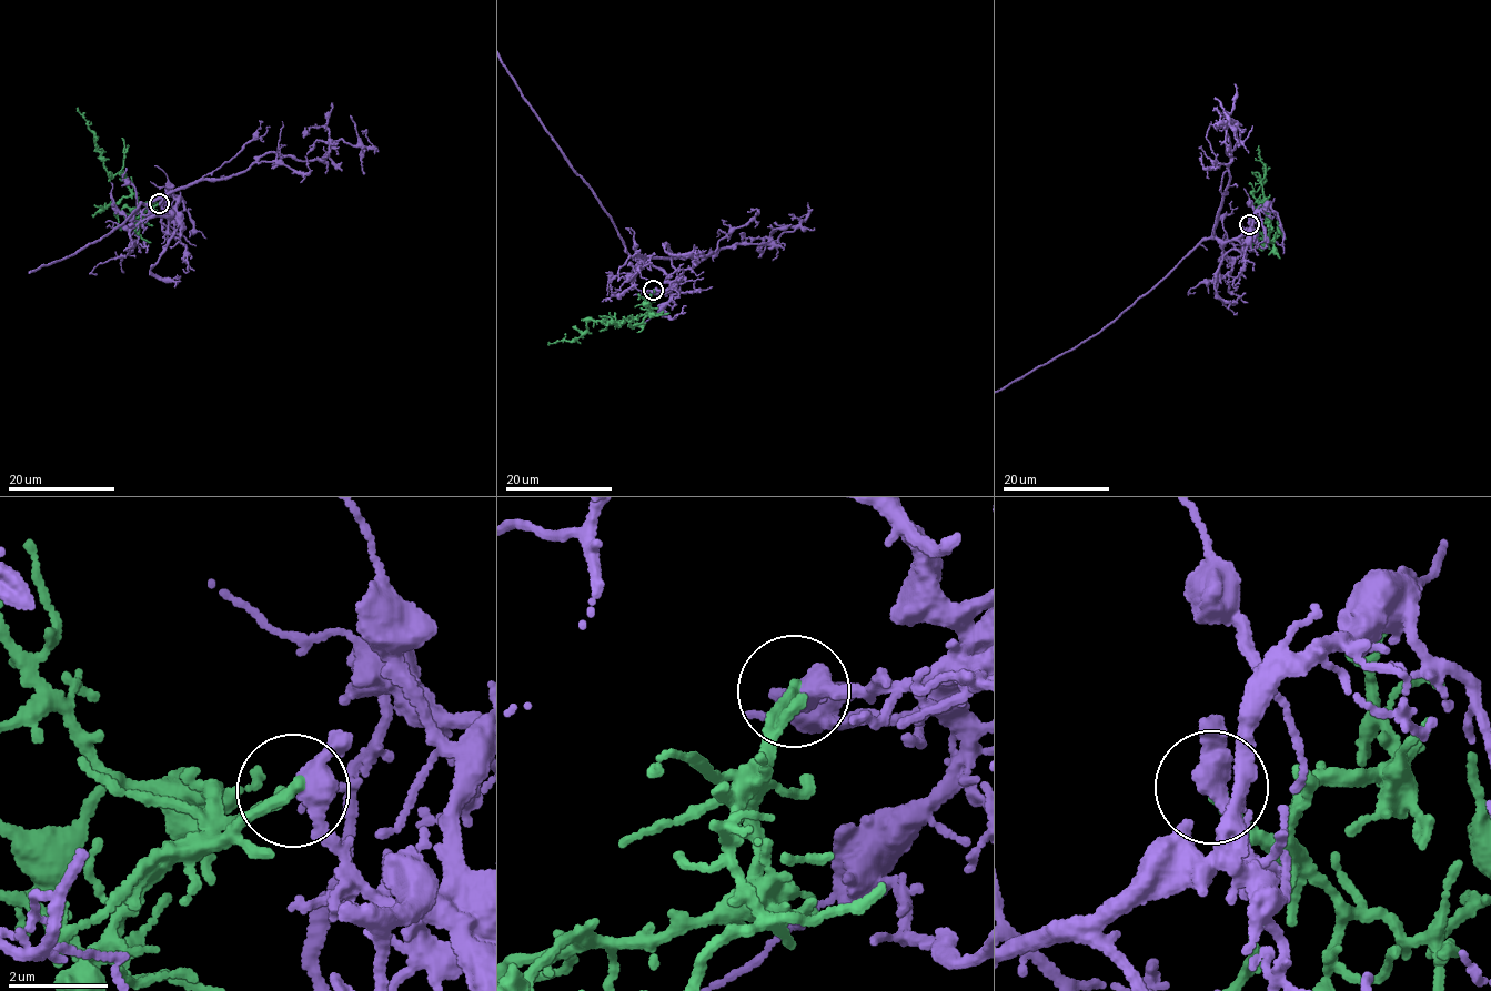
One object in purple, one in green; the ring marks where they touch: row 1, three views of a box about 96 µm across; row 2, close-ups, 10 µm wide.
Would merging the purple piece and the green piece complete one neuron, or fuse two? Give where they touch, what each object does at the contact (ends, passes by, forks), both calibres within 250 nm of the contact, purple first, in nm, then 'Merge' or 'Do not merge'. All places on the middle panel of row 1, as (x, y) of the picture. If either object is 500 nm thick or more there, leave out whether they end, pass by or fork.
Place: (653, 290). At the ring purple passes by. At the ring green ends. Thickness 400 nm (purple) against 260 nm. Do not merge

